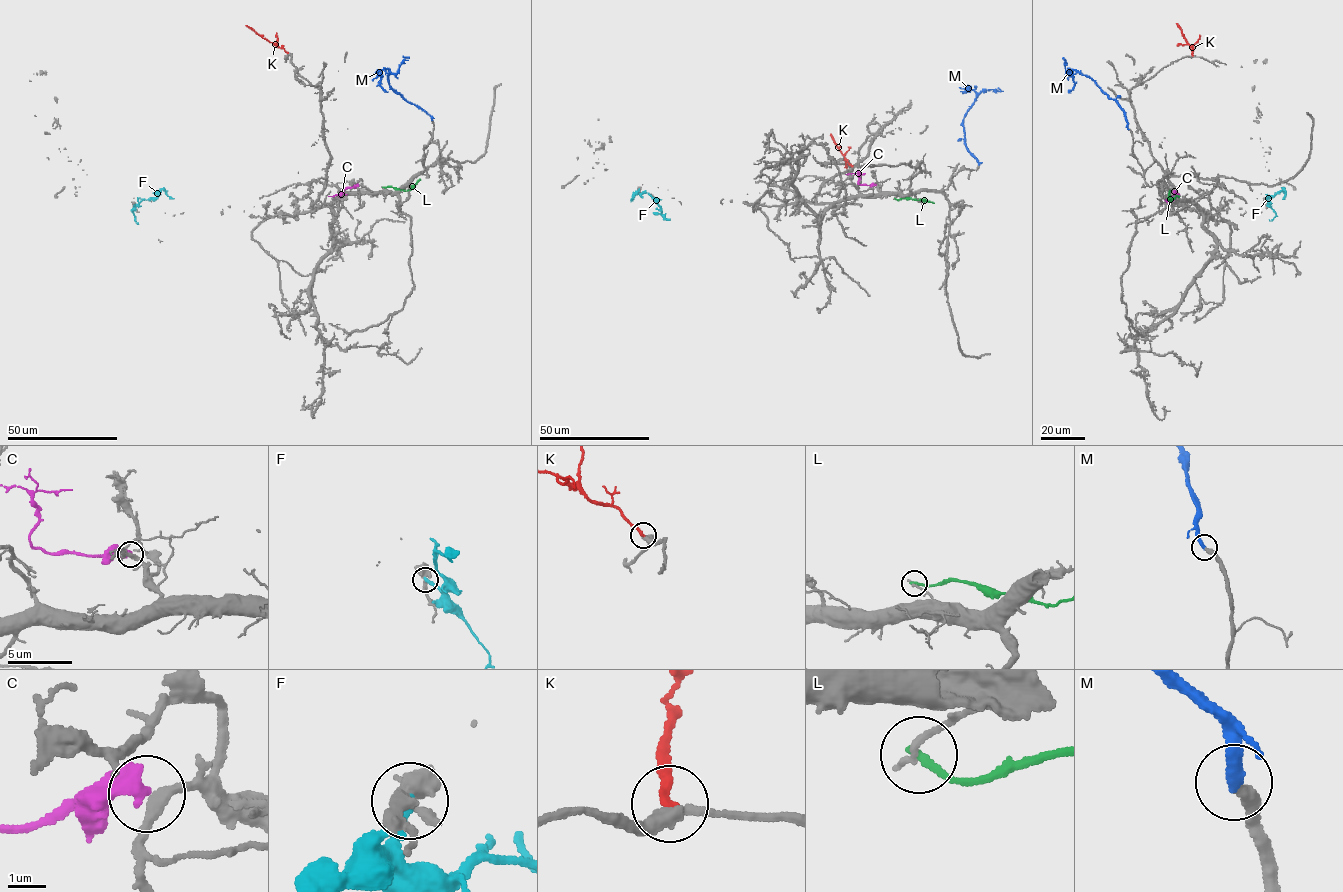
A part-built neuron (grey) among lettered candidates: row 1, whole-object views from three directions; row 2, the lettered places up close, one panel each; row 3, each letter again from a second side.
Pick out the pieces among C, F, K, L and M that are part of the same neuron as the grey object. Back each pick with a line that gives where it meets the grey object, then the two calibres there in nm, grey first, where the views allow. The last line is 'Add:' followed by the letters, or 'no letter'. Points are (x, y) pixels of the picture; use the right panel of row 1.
M: meets grey at (1128, 129); 340 nm thick on the grey side, 360 nm on the other
Add: M

